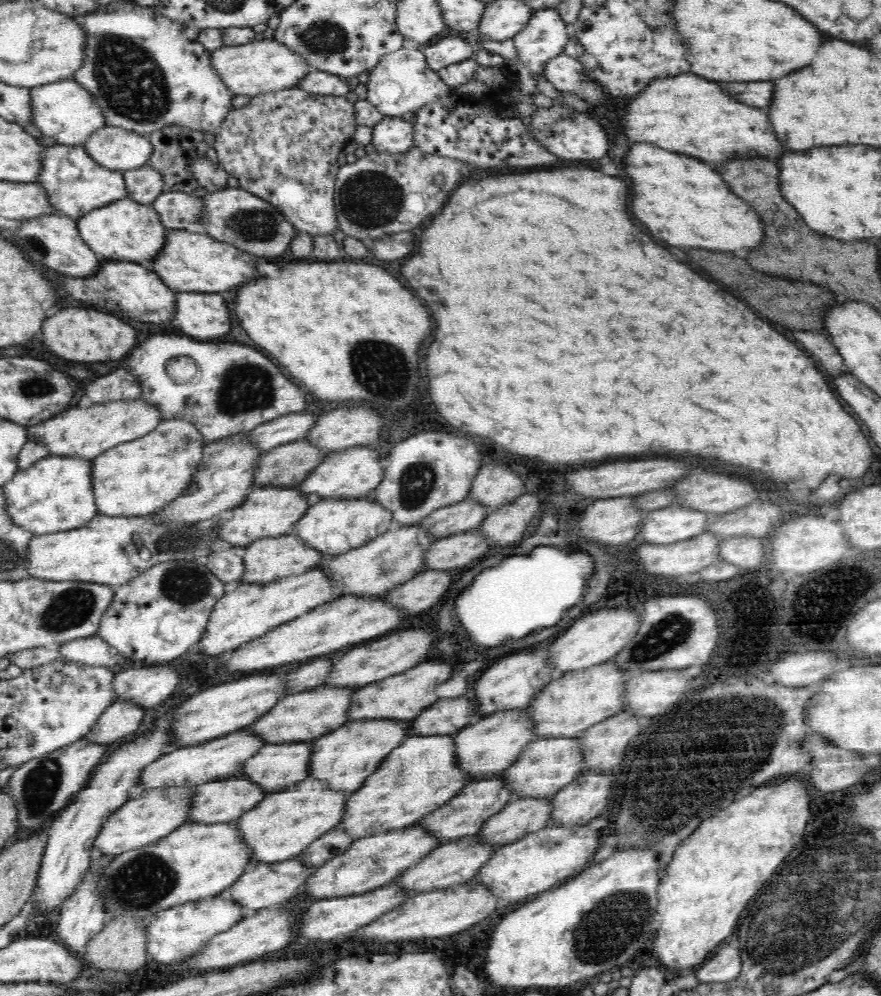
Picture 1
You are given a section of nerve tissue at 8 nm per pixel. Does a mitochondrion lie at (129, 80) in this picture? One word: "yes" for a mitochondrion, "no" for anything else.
yes

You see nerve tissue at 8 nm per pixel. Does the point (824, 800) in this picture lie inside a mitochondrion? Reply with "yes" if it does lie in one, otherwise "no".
no

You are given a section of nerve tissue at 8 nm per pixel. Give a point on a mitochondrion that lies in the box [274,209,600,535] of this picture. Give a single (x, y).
(376, 364)

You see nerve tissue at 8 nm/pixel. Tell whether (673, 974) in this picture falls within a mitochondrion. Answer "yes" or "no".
no

